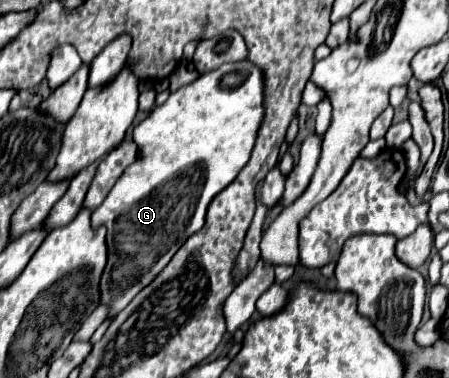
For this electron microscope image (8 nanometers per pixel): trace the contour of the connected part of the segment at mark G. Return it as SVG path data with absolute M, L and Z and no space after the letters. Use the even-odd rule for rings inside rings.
M241 61L241 63L227 63L227 65L223 65L223 67L219 67L217 71L211 71L211 73L203 73L197 81L193 81L193 83L177 89L175 93L169 95L169 99L163 105L157 105L149 113L149 117L143 119L133 129L135 139L137 139L137 147L139 147L137 159L135 159L135 163L131 163L125 169L125 173L119 177L119 181L111 189L111 193L93 211L93 217L91 217L95 227L101 227L101 225L107 227L107 251L109 251L109 257L107 257L107 265L103 269L101 283L99 283L99 305L107 305L109 307L107 319L115 317L121 309L125 309L129 305L129 301L161 273L161 269L171 261L171 257L183 245L183 241L187 241L187 237L191 237L195 231L199 231L203 227L203 223L205 223L205 211L207 211L211 199L217 193L221 193L237 177L237 173L245 167L245 163L249 161L249 155L251 155L251 149L255 145L255 135L257 135L257 129L261 125L261 119L263 119L263 77L261 77L261 71L255 65L249 65L247 61Z

